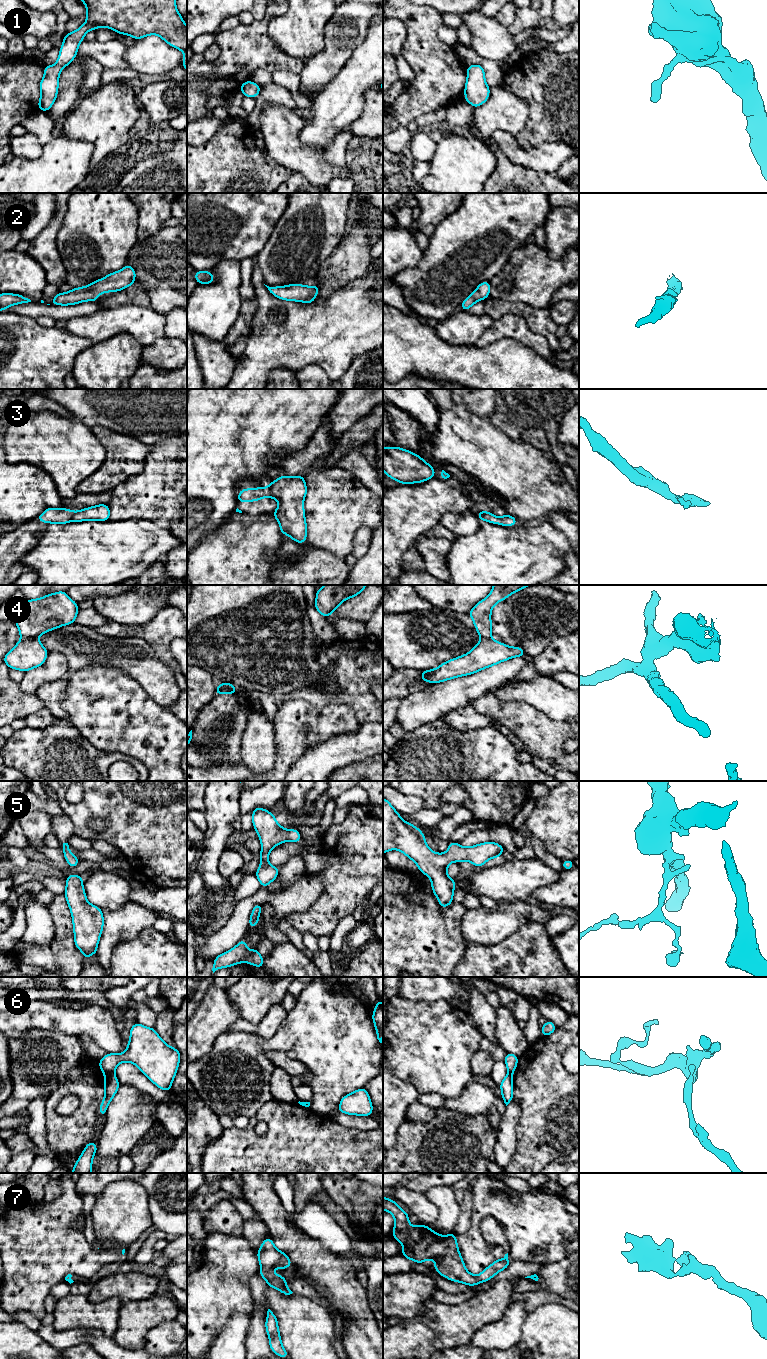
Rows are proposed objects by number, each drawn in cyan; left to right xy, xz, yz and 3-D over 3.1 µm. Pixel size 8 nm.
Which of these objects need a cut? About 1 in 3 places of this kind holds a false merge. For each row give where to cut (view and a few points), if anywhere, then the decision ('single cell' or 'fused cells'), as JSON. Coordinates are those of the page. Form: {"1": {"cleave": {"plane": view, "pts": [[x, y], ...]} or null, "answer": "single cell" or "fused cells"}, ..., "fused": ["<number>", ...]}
{"1": {"cleave": null, "answer": "single cell"}, "2": {"cleave": null, "answer": "single cell"}, "3": {"cleave": {"plane": "xz", "pts": [[269, 485], [270, 496]]}, "answer": "fused cells"}, "4": {"cleave": {"plane": "xy", "pts": [[36, 637], [26, 637], [23, 639]]}, "answer": "fused cells"}, "5": {"cleave": null, "answer": "single cell"}, "6": {"cleave": {"plane": "xy", "pts": [[112, 1072], [105, 1074]]}, "answer": "fused cells"}, "7": {"cleave": null, "answer": "single cell"}, "fused": ["3", "4", "6"]}

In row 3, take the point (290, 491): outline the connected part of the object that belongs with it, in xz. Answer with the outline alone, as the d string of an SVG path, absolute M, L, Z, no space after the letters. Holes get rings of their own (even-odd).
M282 475L270 483L271 498L279 501L279 507L272 512L280 525L281 534L288 535L299 544L307 538L307 523L303 502L307 494L306 482L302 476Z

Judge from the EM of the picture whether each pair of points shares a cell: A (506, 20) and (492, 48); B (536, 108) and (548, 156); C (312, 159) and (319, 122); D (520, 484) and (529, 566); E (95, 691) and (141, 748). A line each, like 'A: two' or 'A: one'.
A: two
B: two
C: two
D: two
E: one

